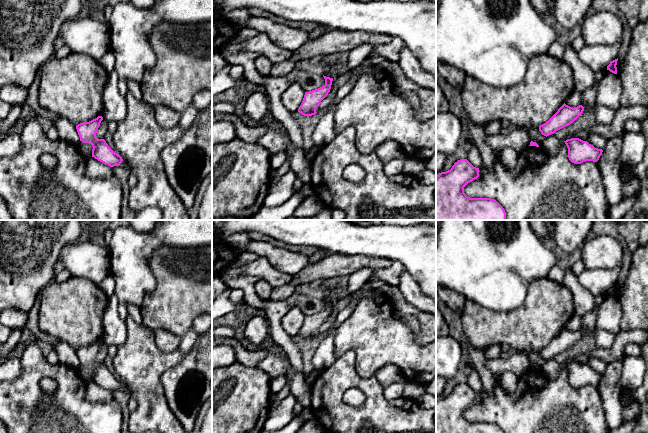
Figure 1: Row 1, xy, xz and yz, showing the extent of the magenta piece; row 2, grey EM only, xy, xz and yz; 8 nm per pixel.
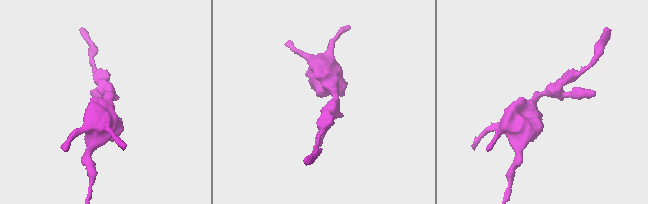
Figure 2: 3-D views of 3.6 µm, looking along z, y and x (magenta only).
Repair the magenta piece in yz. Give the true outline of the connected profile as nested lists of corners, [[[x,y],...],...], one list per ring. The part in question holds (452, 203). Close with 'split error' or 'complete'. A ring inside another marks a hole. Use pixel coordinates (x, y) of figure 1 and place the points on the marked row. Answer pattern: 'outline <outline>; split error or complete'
outline [[[460,159],[452,168],[436,176],[436,220],[506,220],[504,208],[491,198],[470,198],[464,193],[464,187],[479,177],[479,168],[474,167],[467,159]]]; complete

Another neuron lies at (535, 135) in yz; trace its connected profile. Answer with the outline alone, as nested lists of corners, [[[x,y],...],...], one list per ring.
[[[528,124],[524,128],[529,133],[531,141],[536,142],[539,146],[545,141],[546,136],[541,134],[539,126]]]

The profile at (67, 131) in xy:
[[[58,116],[53,122],[53,125],[55,125],[58,130],[59,139],[73,145],[77,145],[80,142],[76,125],[70,122],[67,118]]]

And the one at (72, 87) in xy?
[[[71,53],[63,59],[52,56],[42,64],[39,72],[39,104],[59,117],[67,118],[74,125],[89,122],[103,112],[103,93],[108,72],[96,60],[84,54]]]

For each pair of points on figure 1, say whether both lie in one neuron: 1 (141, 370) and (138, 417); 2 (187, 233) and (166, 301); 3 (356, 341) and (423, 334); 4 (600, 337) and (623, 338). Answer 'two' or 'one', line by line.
1: one
2: two
3: two
4: two

